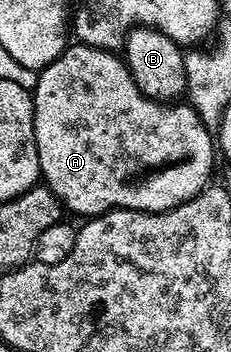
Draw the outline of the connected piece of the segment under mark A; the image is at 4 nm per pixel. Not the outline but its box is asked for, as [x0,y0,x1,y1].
[31,43,215,219]

